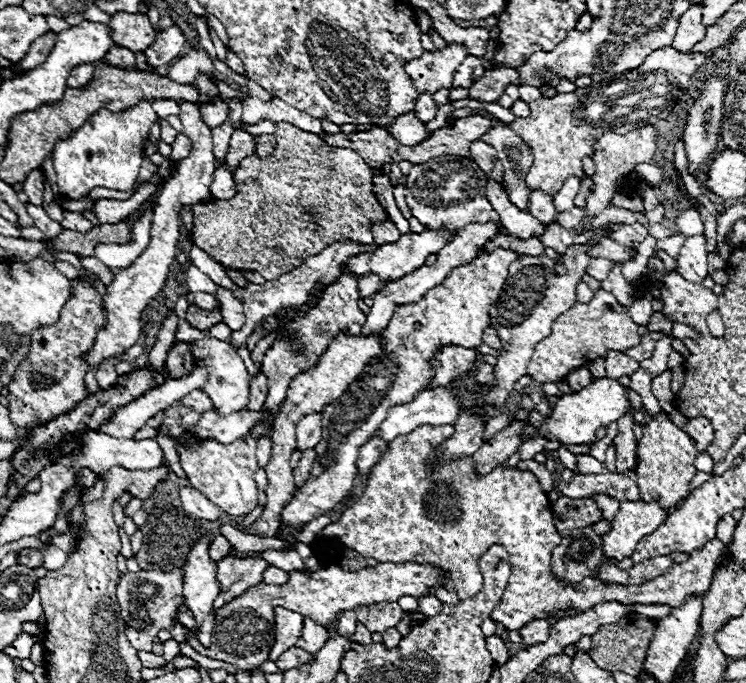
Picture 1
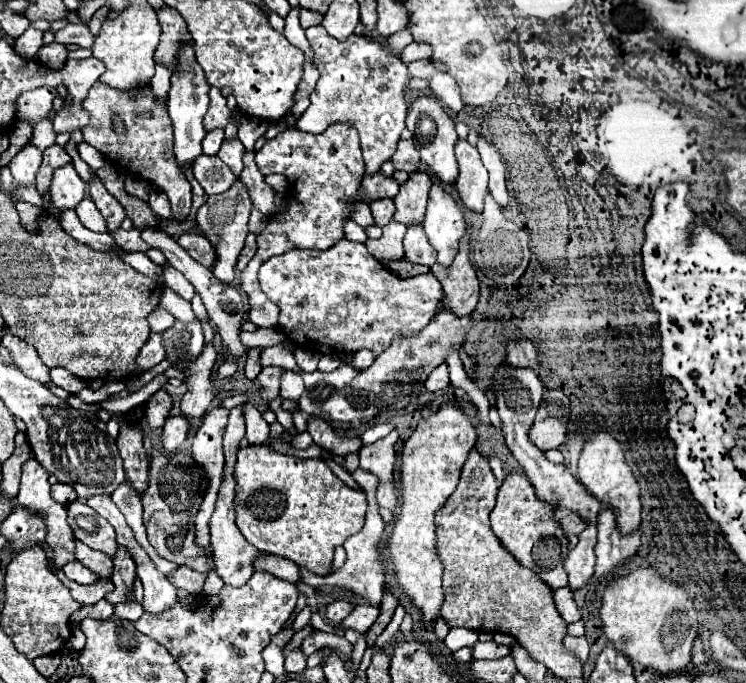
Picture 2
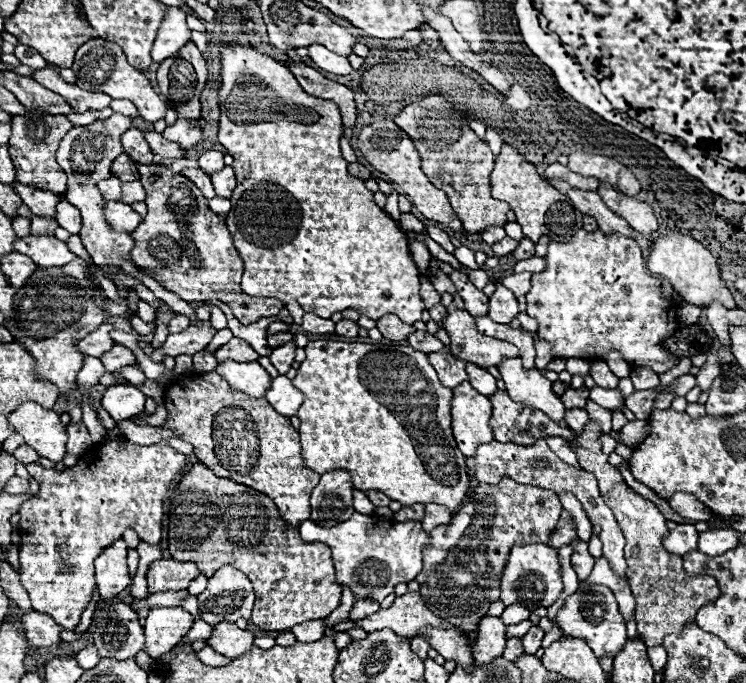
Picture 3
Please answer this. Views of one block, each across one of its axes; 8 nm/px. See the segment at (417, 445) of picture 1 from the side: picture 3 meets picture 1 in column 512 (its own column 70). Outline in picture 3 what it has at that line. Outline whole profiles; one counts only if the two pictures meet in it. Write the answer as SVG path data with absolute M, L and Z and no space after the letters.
M108 438L104 444L92 446L84 452L76 466L66 470L44 468L40 464L26 464L32 478L40 484L40 494L26 500L20 506L20 582L28 590L32 608L36 612L48 614L64 626L74 630L80 624L80 616L92 600L94 590L94 560L104 548L122 538L124 528L134 528L142 542L158 544L162 526L162 498L166 496L170 482L180 474L186 464L186 456L172 450L166 440L154 446L138 446L126 438Z

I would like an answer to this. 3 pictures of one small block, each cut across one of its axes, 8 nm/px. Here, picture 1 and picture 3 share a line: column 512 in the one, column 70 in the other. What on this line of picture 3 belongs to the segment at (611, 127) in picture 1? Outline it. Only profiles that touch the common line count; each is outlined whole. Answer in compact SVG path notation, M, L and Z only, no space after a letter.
M28 110L24 116L12 116L12 136L10 136L10 156L16 166L18 180L22 184L50 190L54 194L66 192L66 174L56 162L56 150L60 146L60 140L64 134L68 134L70 128L76 128L66 116L60 114L48 114L44 110Z

